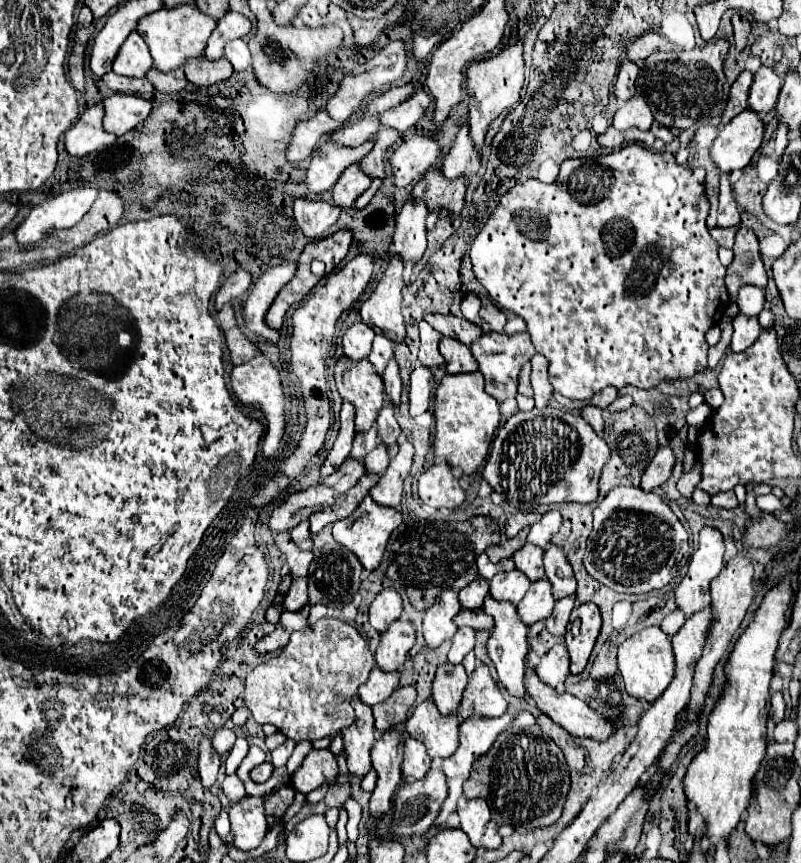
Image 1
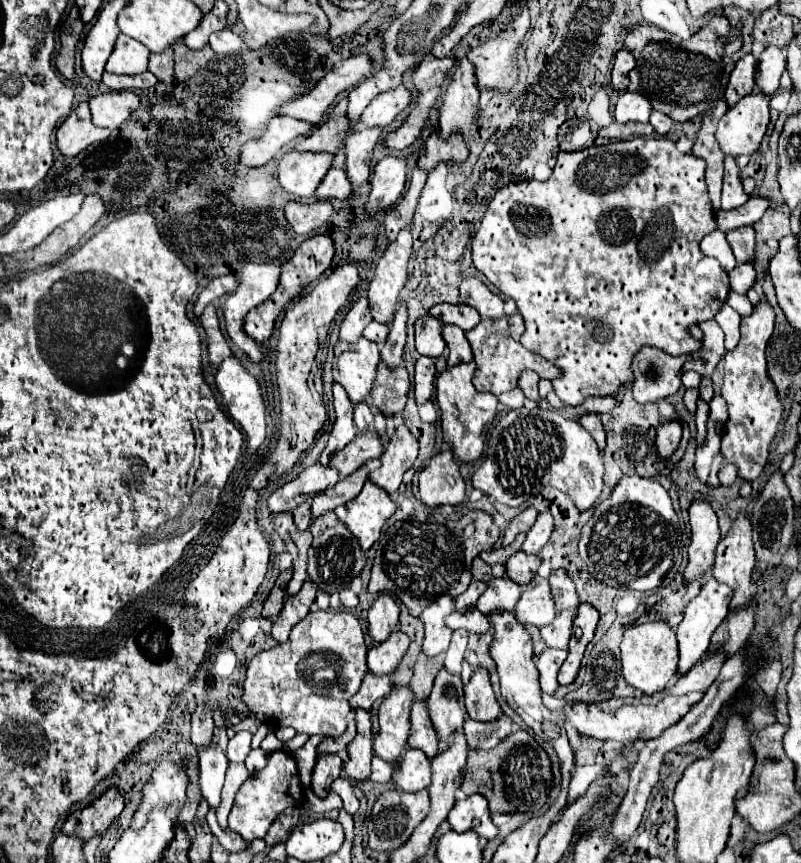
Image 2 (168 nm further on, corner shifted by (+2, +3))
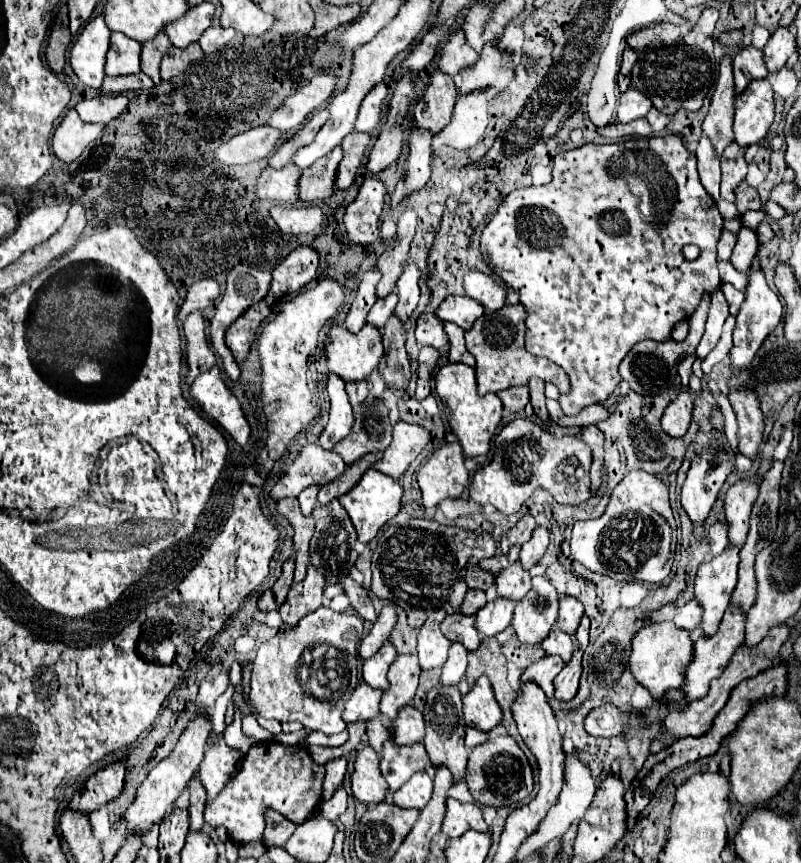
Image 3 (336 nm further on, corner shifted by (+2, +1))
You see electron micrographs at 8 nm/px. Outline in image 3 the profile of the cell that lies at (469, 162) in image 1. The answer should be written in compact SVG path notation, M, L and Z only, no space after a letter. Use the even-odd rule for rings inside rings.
M458 28L440 46L438 68L444 70L448 76L456 78L456 72L460 72L460 68L466 68L468 64L474 64L476 62L476 56L478 54L466 44L466 36L464 36L462 28Z

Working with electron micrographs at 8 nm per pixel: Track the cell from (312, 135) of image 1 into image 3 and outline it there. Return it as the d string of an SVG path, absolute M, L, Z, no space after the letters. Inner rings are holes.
M270 126L252 128L232 136L216 150L216 160L222 164L248 164L266 158L282 138L282 132Z

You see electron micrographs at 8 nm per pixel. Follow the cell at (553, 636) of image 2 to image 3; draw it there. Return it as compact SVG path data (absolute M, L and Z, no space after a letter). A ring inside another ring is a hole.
M552 628L552 632L548 634L546 640L542 640L542 650L552 656L560 656L564 662L568 662L572 658L572 652L574 652L574 642L572 638L566 634L566 632L560 632L560 628Z

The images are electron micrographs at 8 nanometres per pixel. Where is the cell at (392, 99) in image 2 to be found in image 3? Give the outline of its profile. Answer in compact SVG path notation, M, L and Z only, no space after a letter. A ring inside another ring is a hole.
M384 82L376 84L360 104L360 112L354 124L356 132L372 132L382 120L382 102L388 96L388 86Z

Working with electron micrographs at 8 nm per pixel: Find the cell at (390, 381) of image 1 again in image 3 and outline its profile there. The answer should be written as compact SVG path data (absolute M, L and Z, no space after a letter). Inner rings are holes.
M408 262L402 270L402 276L398 278L398 306L394 310L396 316L404 320L404 324L408 324L408 318L418 304L420 296L418 280L420 280L420 268L414 262Z

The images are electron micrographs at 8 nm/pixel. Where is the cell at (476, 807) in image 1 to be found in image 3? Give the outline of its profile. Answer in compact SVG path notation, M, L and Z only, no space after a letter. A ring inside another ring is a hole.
M448 798L442 834L446 834L448 838L458 838L468 830L488 832L488 826L482 818L482 810L476 804L462 804L454 798Z

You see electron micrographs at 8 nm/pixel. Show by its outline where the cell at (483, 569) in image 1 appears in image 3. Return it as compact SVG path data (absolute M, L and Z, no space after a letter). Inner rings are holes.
M478 566L468 568L464 580L466 580L468 588L478 588L478 590L488 590L488 588L494 584L494 576L492 576L490 572L484 572L484 570L478 568Z

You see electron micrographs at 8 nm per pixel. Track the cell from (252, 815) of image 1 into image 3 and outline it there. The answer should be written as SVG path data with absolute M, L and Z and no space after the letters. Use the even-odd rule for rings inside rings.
M258 742L242 758L236 776L226 782L220 794L206 804L204 820L212 826L224 826L230 840L236 844L262 842L264 836L264 810L272 808L294 824L304 824L314 818L318 804L322 802L322 782L324 766L316 764L302 744L284 746L280 742Z

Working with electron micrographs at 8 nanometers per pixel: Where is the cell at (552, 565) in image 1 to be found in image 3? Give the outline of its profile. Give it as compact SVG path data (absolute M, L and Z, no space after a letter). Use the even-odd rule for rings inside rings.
M570 596L560 598L560 614L558 614L558 628L570 636L576 634L580 618L584 616L584 606Z

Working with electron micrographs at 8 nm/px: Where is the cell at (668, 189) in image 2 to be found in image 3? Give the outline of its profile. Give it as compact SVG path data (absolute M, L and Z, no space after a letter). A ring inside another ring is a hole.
M676 134L670 136L654 136L654 140L648 138L630 138L620 144L584 144L580 148L560 152L556 154L556 168L554 168L554 178L546 186L530 186L530 188L520 188L510 192L504 202L500 204L498 212L490 220L490 224L484 228L482 234L482 254L490 268L494 268L494 274L506 282L514 292L520 294L520 302L528 310L526 318L526 350L534 356L544 356L558 364L570 378L572 390L568 396L560 396L560 406L564 414L576 414L586 406L598 404L606 400L616 386L620 384L620 374L618 374L618 364L624 360L624 356L630 352L630 348L642 340L658 340L664 342L670 338L670 332L676 322L688 320L696 306L700 304L700 296L704 292L712 292L720 284L720 274L716 266L716 242L722 232L722 216L718 212L716 202L712 196L704 190L698 178L696 170L696 154L690 152L682 138ZM686 244L696 244L700 248L700 256L694 262L686 262L682 256L682 246Z

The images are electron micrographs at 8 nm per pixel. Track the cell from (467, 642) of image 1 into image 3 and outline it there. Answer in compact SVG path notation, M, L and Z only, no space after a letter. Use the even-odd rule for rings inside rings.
M452 644L450 652L448 652L448 660L442 666L442 676L440 682L444 686L456 686L460 682L460 678L466 672L466 648L462 644Z

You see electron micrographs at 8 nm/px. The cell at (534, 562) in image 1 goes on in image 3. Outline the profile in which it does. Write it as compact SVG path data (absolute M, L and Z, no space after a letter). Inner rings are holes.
M516 562L498 574L494 584L496 584L496 594L500 598L518 602L530 590L530 574L524 572L524 568L520 568L520 564Z

